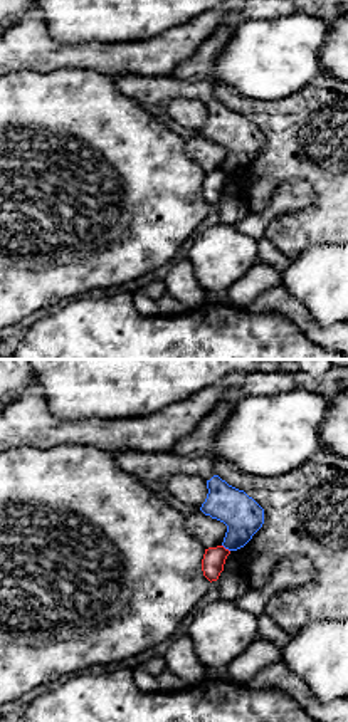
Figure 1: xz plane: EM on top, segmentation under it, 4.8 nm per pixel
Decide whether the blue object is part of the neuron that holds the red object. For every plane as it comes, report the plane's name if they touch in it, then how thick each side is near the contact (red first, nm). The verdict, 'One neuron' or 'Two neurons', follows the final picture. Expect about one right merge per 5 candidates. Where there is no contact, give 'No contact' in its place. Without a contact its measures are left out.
Touches red in xz. Thickness 110 nm (red) against 190 nm

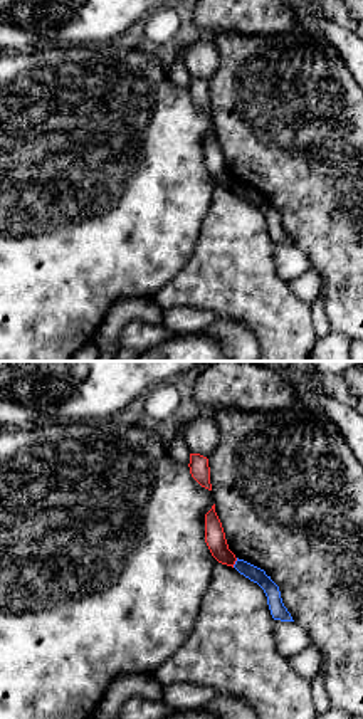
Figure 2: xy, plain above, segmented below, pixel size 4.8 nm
Touches red in xy. Thickness 100 nm (red) against 70 nm

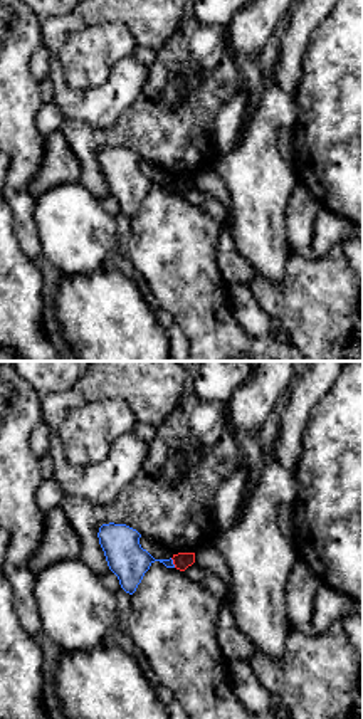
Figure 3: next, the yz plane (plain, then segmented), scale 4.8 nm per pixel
Touches red in yz. Thickness 80 nm (red) against 180 nm

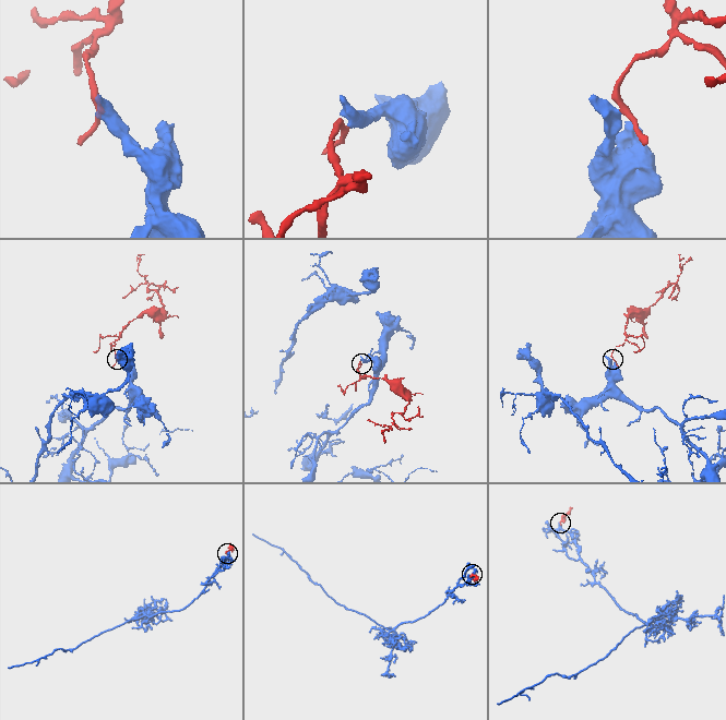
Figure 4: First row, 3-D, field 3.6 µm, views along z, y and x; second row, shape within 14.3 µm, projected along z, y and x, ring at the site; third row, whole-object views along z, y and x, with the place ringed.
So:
Two neurons

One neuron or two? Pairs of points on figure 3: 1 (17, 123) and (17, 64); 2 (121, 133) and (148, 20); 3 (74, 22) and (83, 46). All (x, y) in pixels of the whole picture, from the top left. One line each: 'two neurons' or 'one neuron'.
1: one neuron
2: two neurons
3: two neurons

